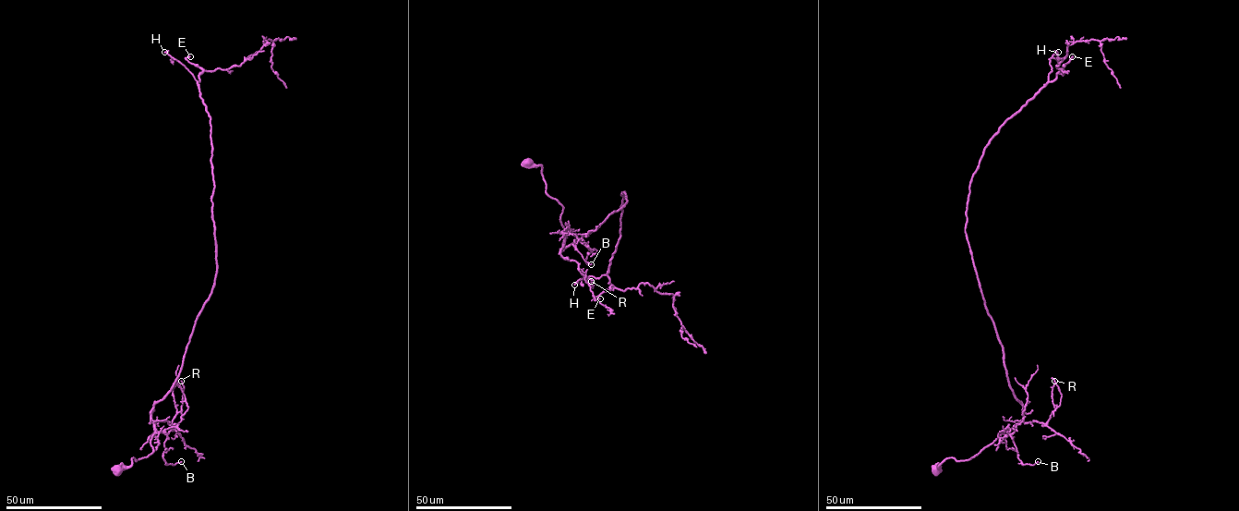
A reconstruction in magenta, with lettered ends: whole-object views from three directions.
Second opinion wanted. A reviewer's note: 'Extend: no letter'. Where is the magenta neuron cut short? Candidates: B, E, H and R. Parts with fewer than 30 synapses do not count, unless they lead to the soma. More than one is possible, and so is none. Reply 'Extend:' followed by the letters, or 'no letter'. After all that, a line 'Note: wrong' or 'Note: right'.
Extend: H
Note: wrong

